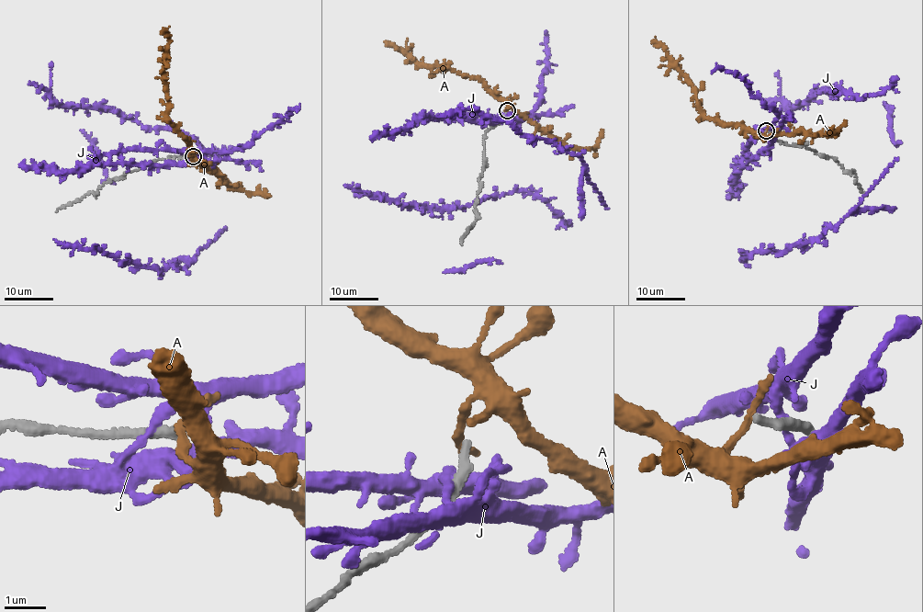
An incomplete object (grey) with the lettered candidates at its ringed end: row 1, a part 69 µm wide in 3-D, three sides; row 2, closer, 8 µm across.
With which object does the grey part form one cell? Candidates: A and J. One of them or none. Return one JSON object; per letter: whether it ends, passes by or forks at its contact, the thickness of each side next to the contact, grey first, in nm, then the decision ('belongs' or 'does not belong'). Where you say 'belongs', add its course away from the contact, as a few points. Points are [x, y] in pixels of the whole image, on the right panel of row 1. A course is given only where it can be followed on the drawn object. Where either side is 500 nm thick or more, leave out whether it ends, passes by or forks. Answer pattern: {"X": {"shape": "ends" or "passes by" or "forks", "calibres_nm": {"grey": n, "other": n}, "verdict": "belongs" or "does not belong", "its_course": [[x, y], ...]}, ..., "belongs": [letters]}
{"A": {"shape": "ends", "calibres_nm": {"grey": 220, "other": 200}, "verdict": "does not belong"}, "J": {"shape": "passes by", "calibres_nm": {"grey": 320, "other": 200}, "verdict": "does not belong"}, "belongs": []}

